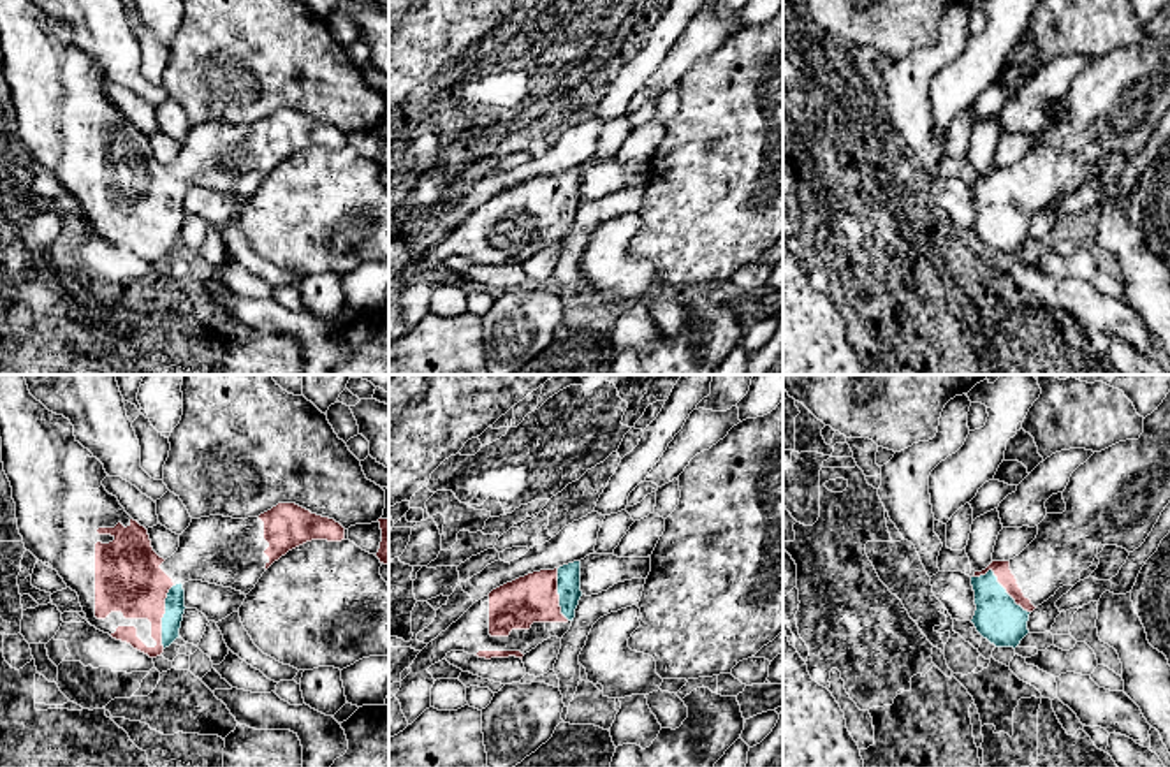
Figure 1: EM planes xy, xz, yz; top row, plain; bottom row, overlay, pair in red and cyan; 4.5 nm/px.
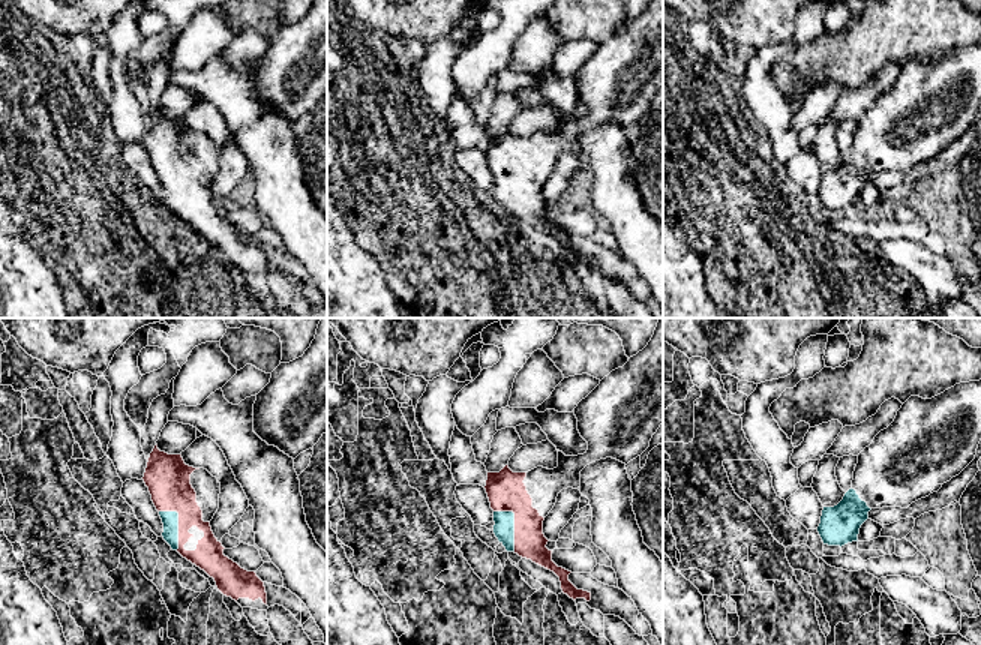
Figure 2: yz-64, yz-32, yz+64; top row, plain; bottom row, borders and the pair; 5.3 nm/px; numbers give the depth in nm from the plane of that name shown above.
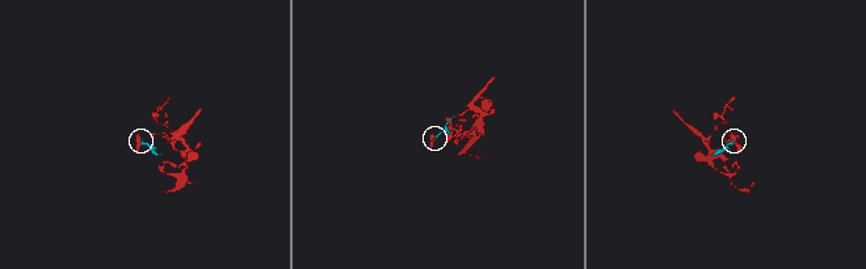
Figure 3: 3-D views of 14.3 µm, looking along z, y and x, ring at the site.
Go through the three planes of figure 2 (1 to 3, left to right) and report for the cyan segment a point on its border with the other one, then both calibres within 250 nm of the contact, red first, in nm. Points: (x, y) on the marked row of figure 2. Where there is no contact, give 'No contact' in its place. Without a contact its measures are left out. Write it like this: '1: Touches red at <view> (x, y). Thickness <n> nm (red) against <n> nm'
1: Touches red at yz-64 (179, 522). Thickness 240 nm (red) against 90 nm
2: Touches red at yz-32 (515, 522). Thickness 200 nm (red) against 110 nm
3: No contact

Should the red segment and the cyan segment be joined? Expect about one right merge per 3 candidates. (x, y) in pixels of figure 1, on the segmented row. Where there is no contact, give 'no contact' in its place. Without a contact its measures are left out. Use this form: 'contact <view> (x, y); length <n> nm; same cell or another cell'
contact yz (1000, 583); length 320 nm; same cell

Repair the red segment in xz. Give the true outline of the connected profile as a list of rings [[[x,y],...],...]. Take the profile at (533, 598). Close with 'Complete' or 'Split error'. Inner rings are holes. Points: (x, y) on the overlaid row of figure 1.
[[[581,561],[540,570],[493,589],[431,640],[410,665],[396,698],[412,725],[431,707],[428,668],[450,651],[479,658],[521,658],[551,637],[563,639],[582,596]]]. Split error

